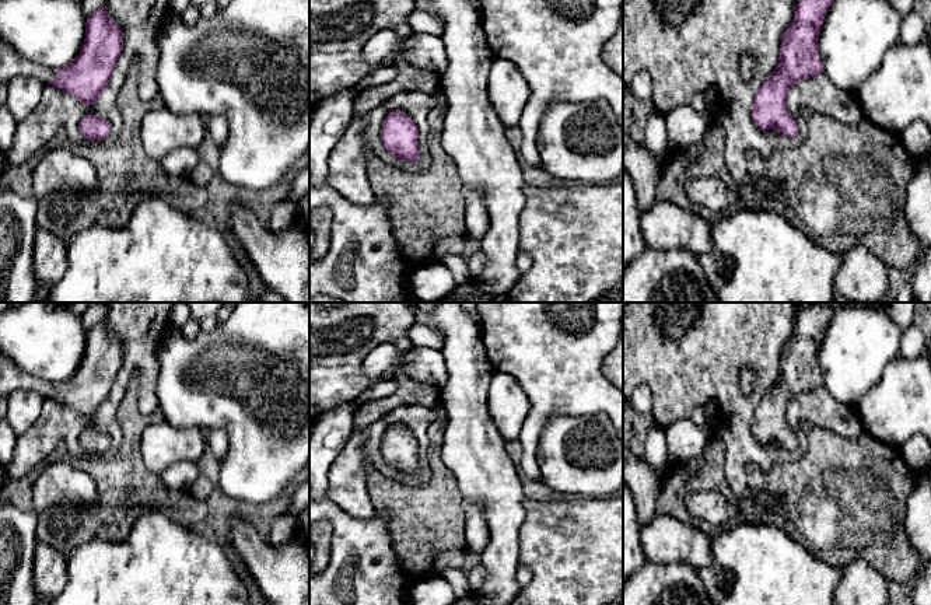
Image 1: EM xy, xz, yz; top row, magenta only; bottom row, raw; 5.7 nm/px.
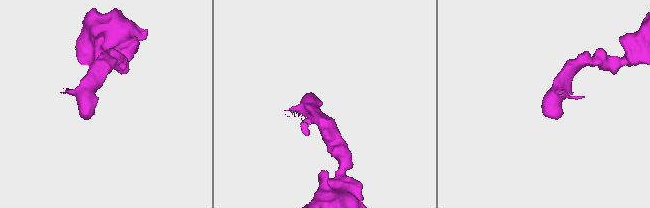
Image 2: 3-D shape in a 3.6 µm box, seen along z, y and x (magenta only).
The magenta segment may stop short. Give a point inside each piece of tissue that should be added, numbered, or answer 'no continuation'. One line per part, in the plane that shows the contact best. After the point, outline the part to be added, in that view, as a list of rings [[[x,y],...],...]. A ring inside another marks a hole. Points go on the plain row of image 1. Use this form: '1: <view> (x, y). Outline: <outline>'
1: xy (11, 378). Outline: [[[0,359],[0,396],[24,389],[36,391],[42,398],[48,398],[50,394],[57,394],[59,388],[55,382],[46,382],[34,374],[24,373],[17,368],[10,360]]]

